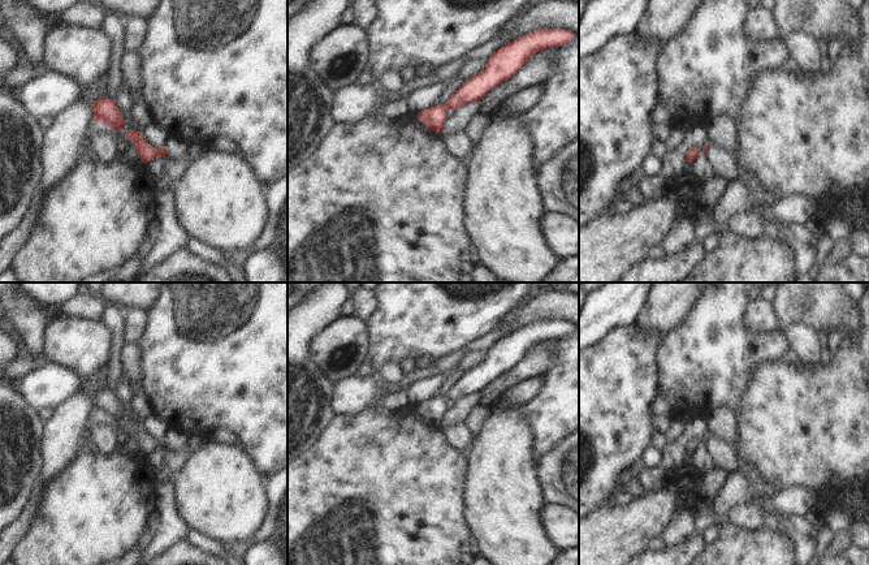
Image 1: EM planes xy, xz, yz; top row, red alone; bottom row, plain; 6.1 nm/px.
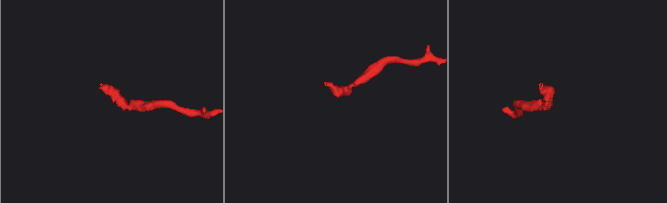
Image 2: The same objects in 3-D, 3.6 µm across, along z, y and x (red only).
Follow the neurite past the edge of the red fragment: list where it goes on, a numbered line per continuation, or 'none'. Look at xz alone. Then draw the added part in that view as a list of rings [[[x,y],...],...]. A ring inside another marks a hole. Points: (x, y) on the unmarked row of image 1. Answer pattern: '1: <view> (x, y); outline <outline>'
none

